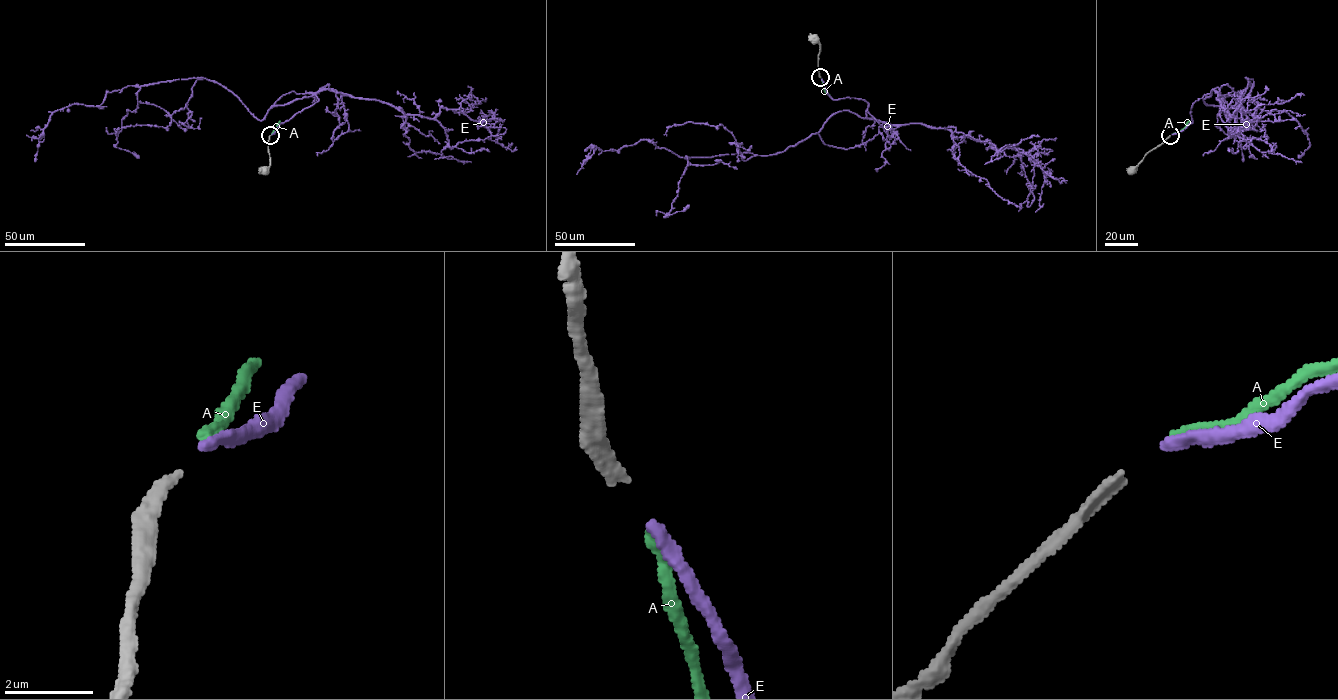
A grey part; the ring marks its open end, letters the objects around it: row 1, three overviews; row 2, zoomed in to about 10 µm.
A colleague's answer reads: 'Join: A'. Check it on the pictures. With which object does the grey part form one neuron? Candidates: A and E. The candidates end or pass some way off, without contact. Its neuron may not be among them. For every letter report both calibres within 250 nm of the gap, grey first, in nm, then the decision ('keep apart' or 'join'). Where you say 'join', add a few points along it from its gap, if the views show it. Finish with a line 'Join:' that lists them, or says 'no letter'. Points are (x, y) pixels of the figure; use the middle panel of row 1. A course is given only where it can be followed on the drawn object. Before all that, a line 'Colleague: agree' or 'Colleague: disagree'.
Colleague: disagree
A: 280/240 nm | keep apart
E: 280/280 nm | join | via (821, 79), (833, 99), (864, 99), (866, 117), (839, 111), (775, 154), (593, 145), (576, 174)
Join: E

